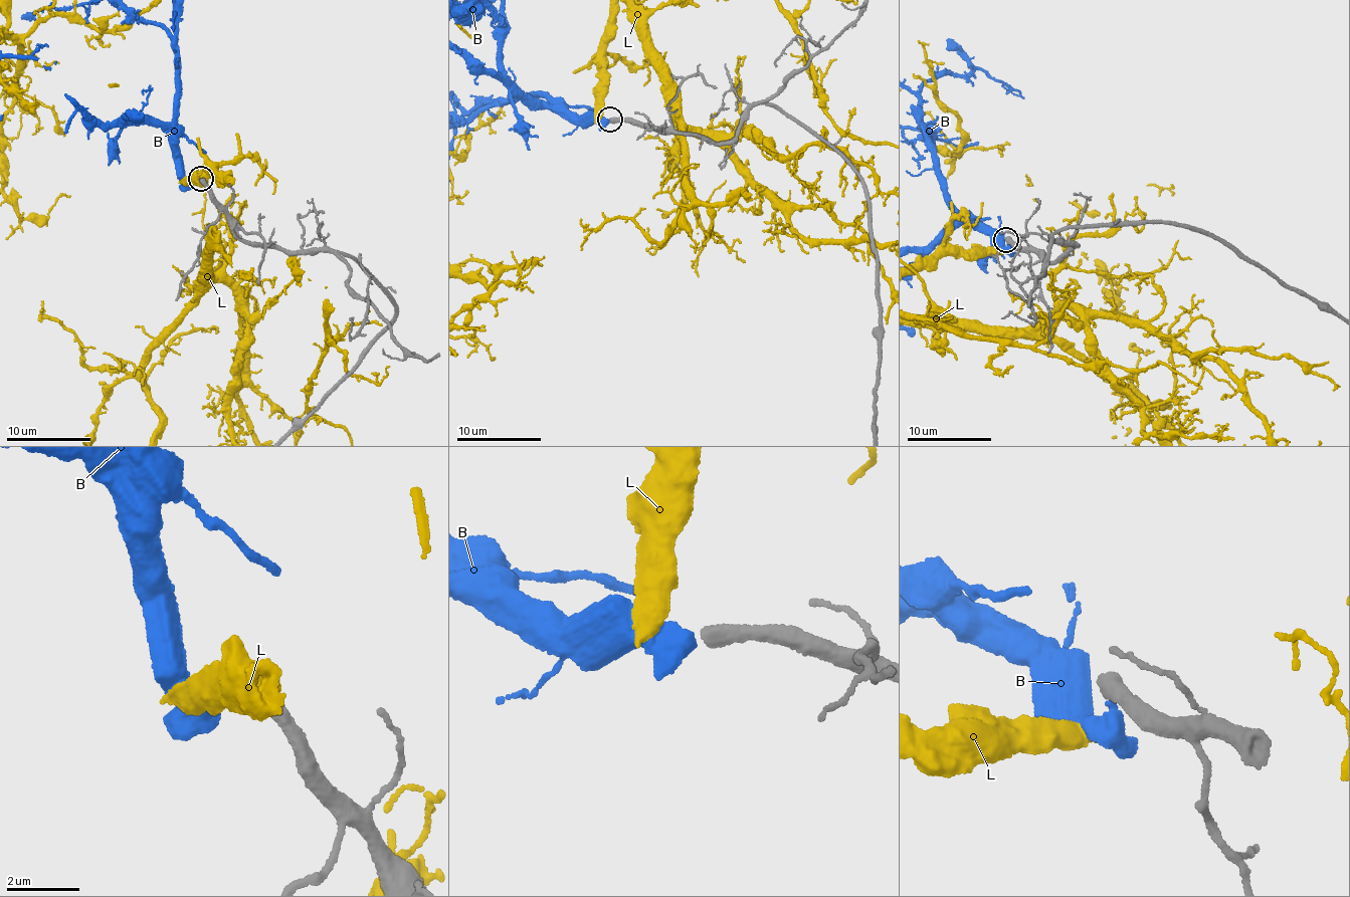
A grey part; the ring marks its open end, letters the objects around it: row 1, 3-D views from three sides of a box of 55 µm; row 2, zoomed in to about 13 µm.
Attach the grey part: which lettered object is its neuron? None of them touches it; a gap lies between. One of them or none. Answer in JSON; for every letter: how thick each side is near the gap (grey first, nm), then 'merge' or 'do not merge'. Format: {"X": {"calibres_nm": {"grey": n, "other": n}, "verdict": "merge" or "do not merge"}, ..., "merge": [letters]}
{"B": {"calibres_nm": {"grey": 460, "other": 440}, "verdict": "do not merge"}, "L": {"calibres_nm": {"grey": 460, "other": 550}, "verdict": "do not merge"}, "merge": []}

